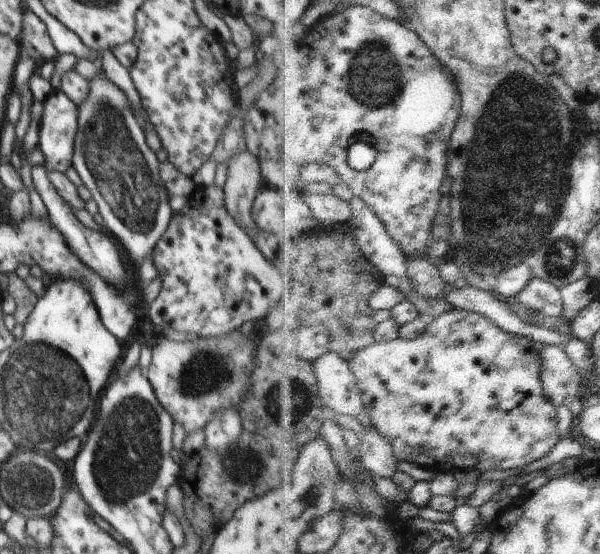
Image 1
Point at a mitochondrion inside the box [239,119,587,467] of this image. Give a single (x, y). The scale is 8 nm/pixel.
(559, 260)

